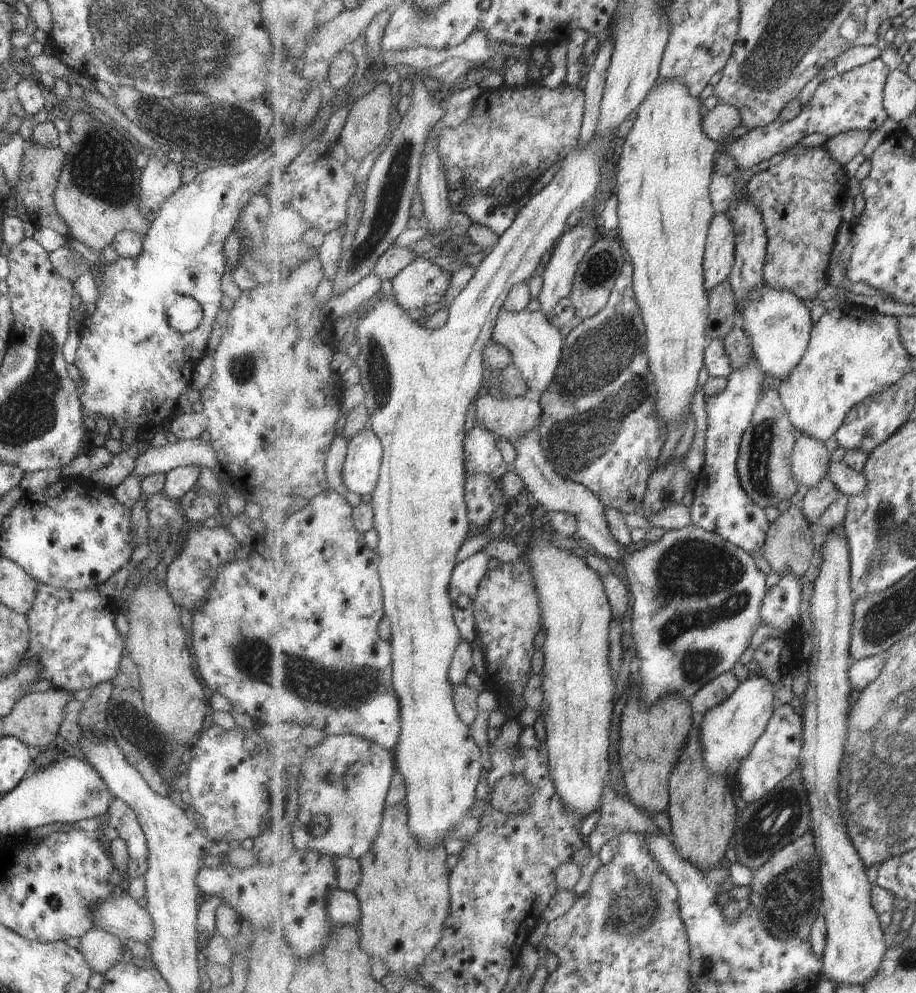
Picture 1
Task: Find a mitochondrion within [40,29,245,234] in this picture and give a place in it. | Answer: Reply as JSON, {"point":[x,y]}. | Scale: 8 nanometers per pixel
{"point":[99,166]}

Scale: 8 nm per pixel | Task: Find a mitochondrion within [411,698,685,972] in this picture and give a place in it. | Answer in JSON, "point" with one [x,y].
{"point":[632,917]}

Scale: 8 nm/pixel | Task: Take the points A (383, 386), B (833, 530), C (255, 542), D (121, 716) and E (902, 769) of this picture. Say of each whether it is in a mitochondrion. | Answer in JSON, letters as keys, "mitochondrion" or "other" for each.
{"A":"mitochondrion","B":"other","C":"other","D":"mitochondrion","E":"mitochondrion"}

